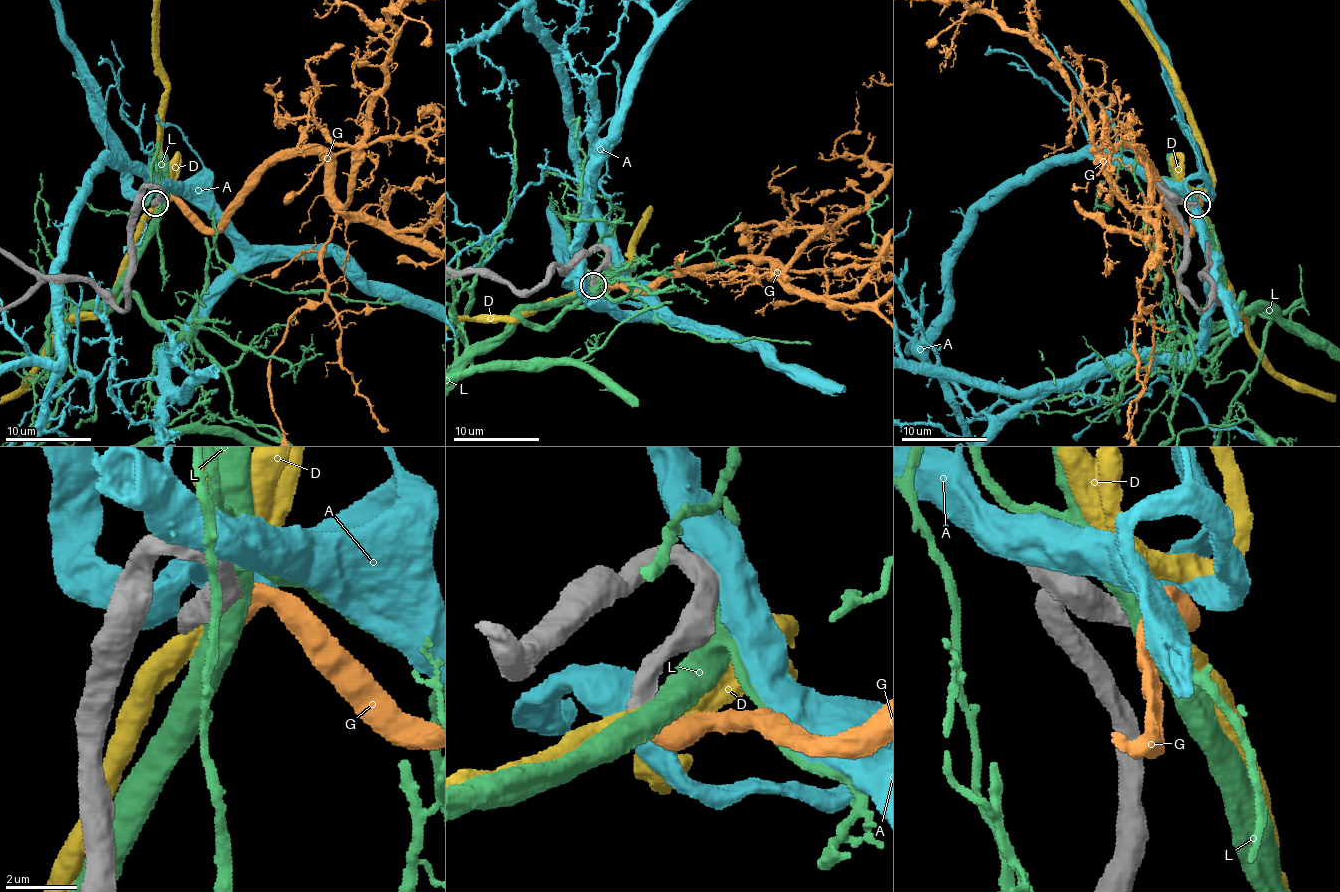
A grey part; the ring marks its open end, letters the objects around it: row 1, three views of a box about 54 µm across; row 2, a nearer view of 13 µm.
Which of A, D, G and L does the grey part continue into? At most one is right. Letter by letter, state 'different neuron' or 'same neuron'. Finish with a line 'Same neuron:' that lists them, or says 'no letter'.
A: different neuron
D: different neuron
G: same neuron
L: different neuron
Same neuron: G

